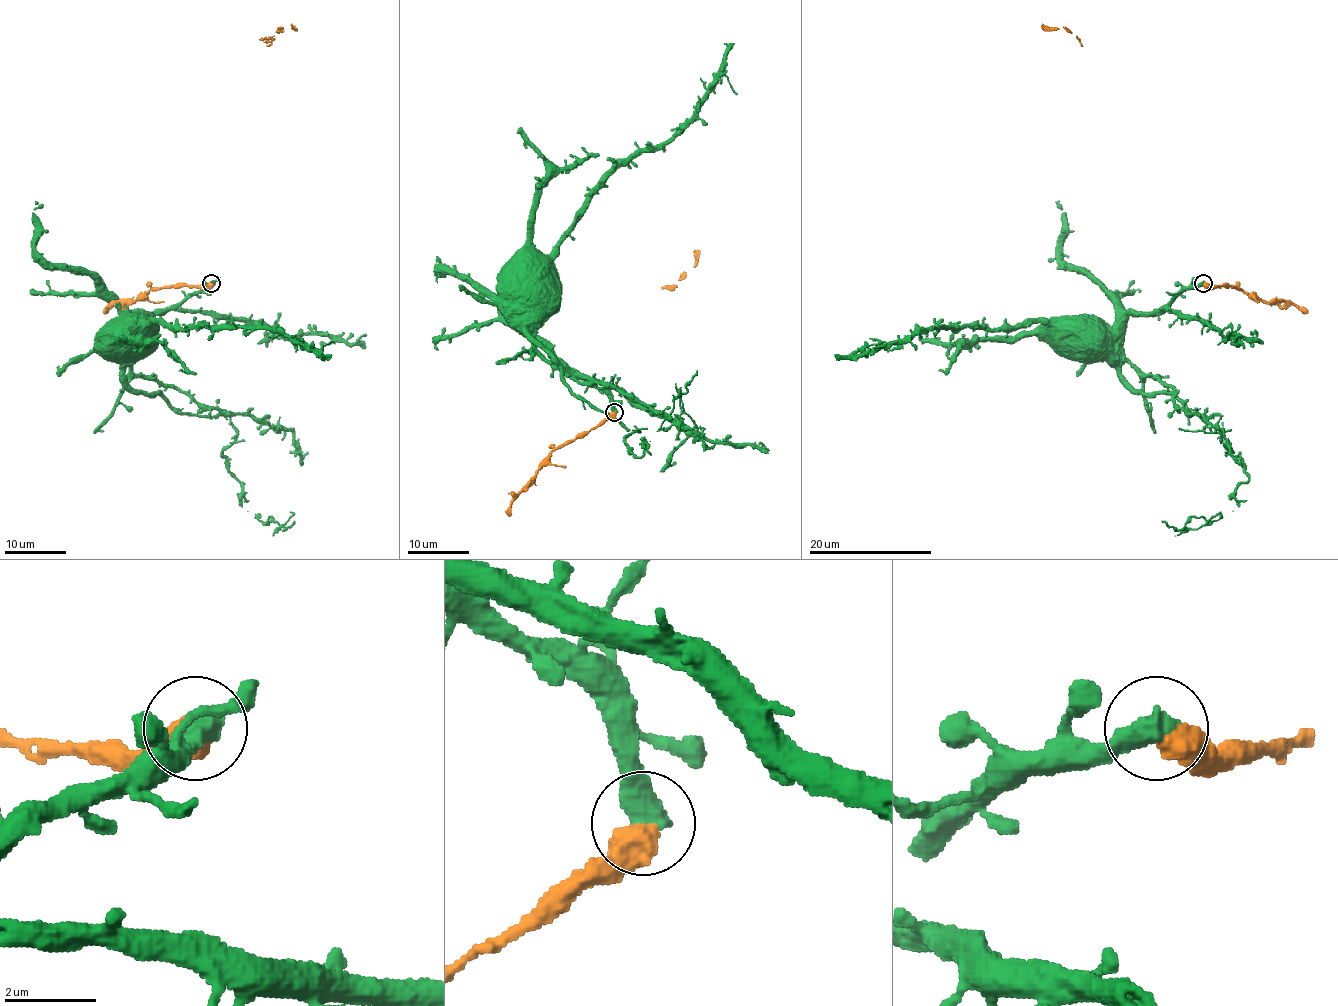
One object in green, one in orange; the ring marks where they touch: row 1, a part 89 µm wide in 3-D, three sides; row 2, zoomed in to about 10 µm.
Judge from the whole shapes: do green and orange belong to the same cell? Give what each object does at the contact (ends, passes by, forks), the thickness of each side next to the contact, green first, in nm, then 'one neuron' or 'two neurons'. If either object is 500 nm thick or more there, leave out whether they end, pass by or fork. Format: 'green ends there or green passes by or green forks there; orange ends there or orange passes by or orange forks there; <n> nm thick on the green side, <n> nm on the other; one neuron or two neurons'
600 nm thick on the green side, 600 nm on the other; two neurons

